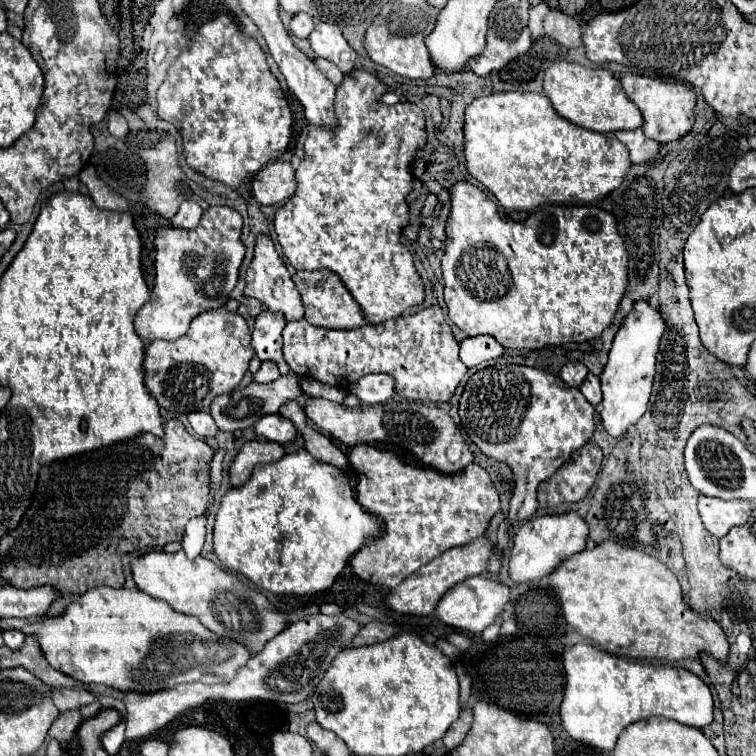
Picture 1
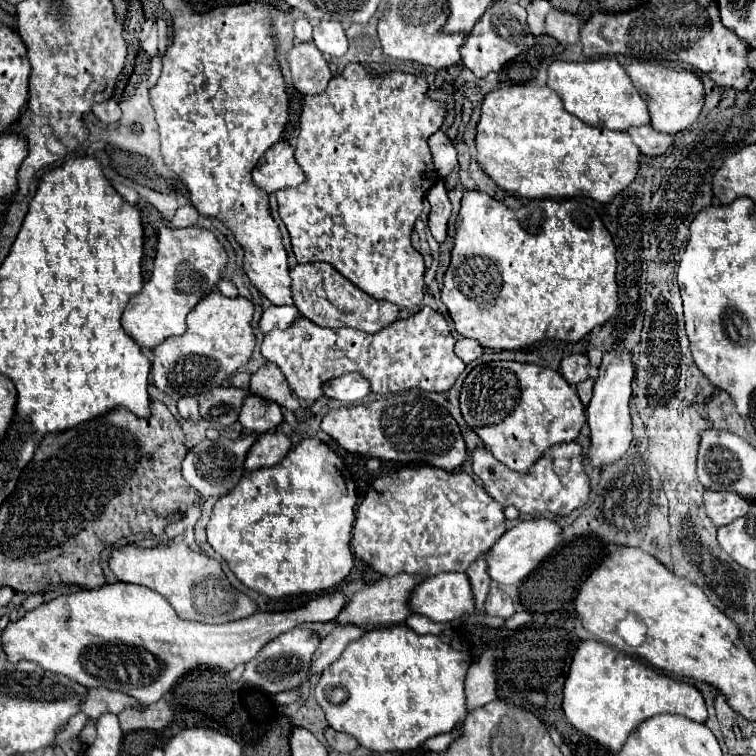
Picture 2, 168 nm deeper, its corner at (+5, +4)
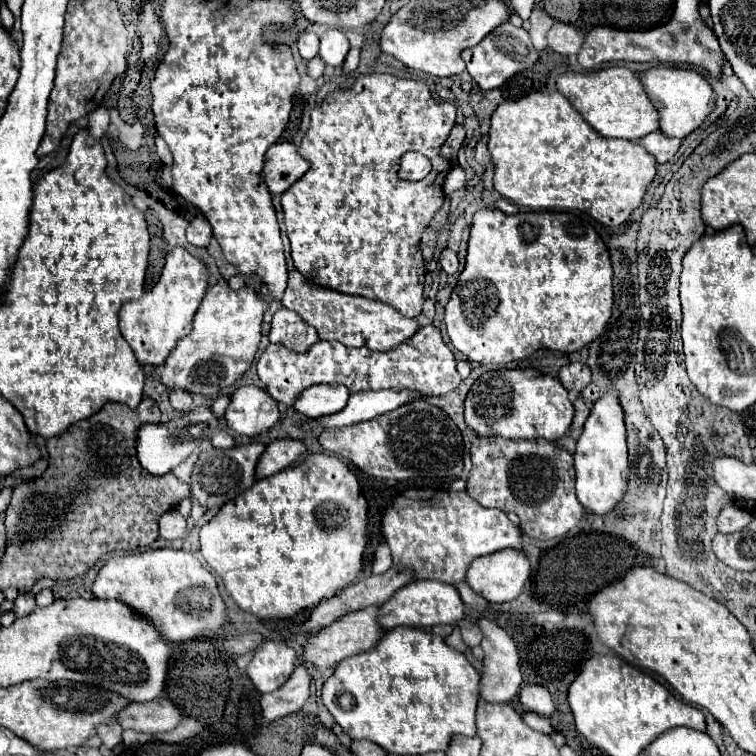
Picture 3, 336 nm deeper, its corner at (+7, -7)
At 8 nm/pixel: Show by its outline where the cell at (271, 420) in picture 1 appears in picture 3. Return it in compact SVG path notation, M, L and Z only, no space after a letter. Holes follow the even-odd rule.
M240 385L230 395L226 425L240 435L260 435L278 421L278 403L256 385Z

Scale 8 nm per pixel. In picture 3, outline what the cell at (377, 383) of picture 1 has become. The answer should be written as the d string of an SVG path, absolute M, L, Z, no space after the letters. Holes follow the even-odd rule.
M312 385L300 393L300 399L292 405L292 409L306 417L324 417L344 409L348 403L350 391L344 385Z

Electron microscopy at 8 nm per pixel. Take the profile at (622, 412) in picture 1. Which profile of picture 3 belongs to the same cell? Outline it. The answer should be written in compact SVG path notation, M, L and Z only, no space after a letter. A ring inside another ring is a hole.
M606 391L606 395L594 403L584 423L584 431L576 443L574 469L576 469L576 497L584 507L584 511L592 515L608 515L616 509L618 503L622 503L628 491L630 467L628 467L624 415L616 391Z

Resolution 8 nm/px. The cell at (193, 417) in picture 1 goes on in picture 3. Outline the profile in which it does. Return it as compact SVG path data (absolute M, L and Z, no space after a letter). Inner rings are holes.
M170 391L170 403L180 413L186 413L192 409L192 397L188 395L188 391Z

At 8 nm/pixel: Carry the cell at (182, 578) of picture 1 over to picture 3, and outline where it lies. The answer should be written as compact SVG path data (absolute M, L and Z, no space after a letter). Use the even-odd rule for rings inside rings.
M150 549L110 559L92 585L96 599L116 599L152 623L164 641L186 641L216 633L228 619L214 575L186 551Z

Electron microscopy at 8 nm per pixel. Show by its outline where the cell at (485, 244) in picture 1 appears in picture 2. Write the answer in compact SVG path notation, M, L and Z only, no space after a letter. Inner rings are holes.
M470 190L464 192L462 196L462 206L456 218L456 236L454 236L454 246L450 252L450 266L444 274L444 286L442 286L442 302L448 308L448 314L454 322L454 328L458 334L462 334L464 338L474 338L478 340L484 348L502 348L502 350L518 350L524 348L536 340L542 338L558 338L558 340L566 340L566 342L576 342L580 338L584 338L594 326L604 324L606 320L610 320L610 316L616 312L618 308L618 284L616 284L616 246L612 242L610 232L606 230L606 226L602 224L598 212L582 202L576 200L528 200L522 208L518 210L510 210L506 208L502 202L494 200L492 196L478 192L478 190Z

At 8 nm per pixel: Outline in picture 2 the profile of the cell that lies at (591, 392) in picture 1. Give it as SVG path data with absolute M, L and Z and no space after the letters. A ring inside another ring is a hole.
M588 378L588 380L584 380L584 382L580 382L580 384L576 386L576 392L578 392L578 396L580 396L580 400L582 400L584 406L590 402L590 396L592 396L592 384L594 384L594 380Z

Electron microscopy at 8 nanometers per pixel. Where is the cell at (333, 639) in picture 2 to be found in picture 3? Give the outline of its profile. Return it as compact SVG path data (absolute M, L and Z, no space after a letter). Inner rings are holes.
M298 665L280 689L264 693L260 697L262 717L266 721L274 721L300 711L304 701L308 699L308 687L310 687L310 673L306 667Z

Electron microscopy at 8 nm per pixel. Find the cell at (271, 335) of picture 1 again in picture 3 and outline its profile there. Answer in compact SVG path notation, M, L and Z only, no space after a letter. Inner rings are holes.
M282 307L272 319L270 341L280 343L296 353L304 353L310 345L318 341L318 333L308 323L304 323L298 313Z

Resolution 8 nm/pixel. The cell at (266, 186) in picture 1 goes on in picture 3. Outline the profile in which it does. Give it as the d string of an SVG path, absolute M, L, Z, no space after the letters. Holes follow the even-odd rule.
M274 143L266 151L266 163L262 171L264 183L272 195L282 195L308 171L308 167L308 161L304 161L294 143Z

